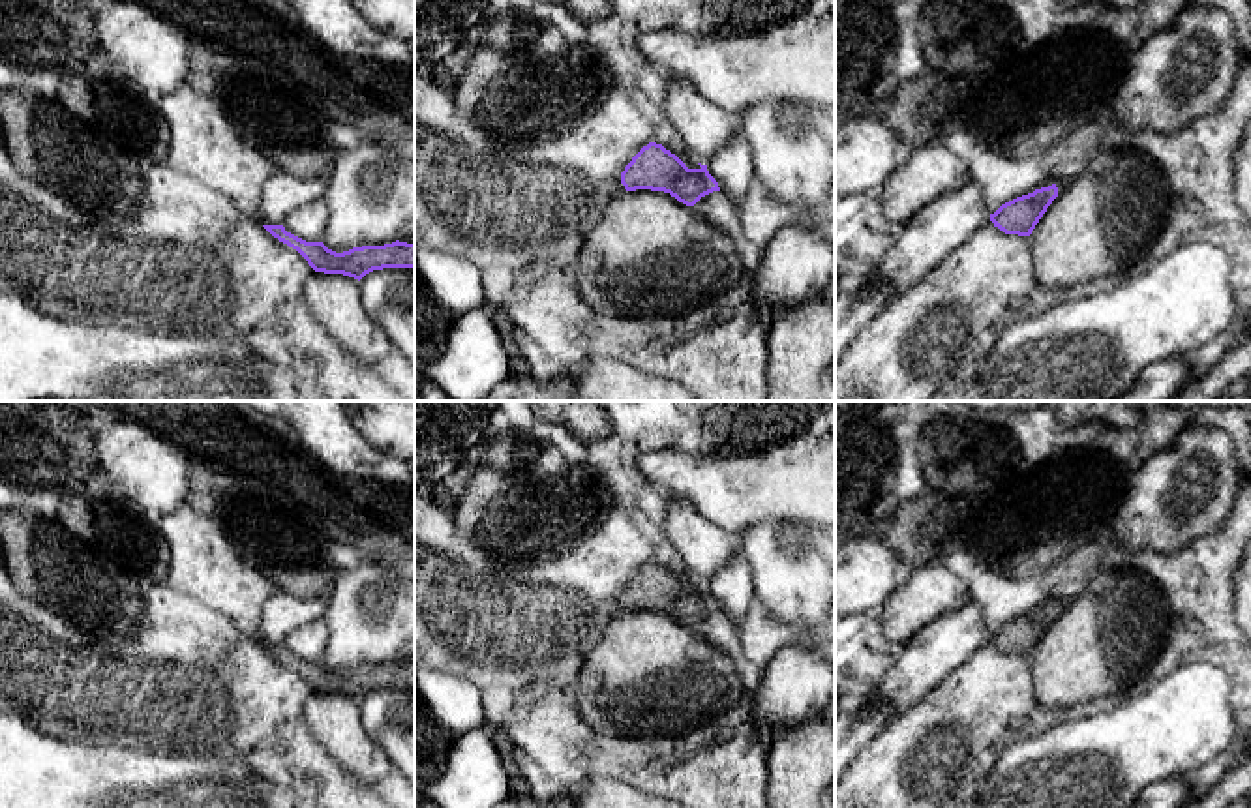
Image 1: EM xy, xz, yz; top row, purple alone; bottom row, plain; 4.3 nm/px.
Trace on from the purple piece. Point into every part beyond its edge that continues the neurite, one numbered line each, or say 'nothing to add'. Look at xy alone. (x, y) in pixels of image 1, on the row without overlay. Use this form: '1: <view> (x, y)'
nothing to add

